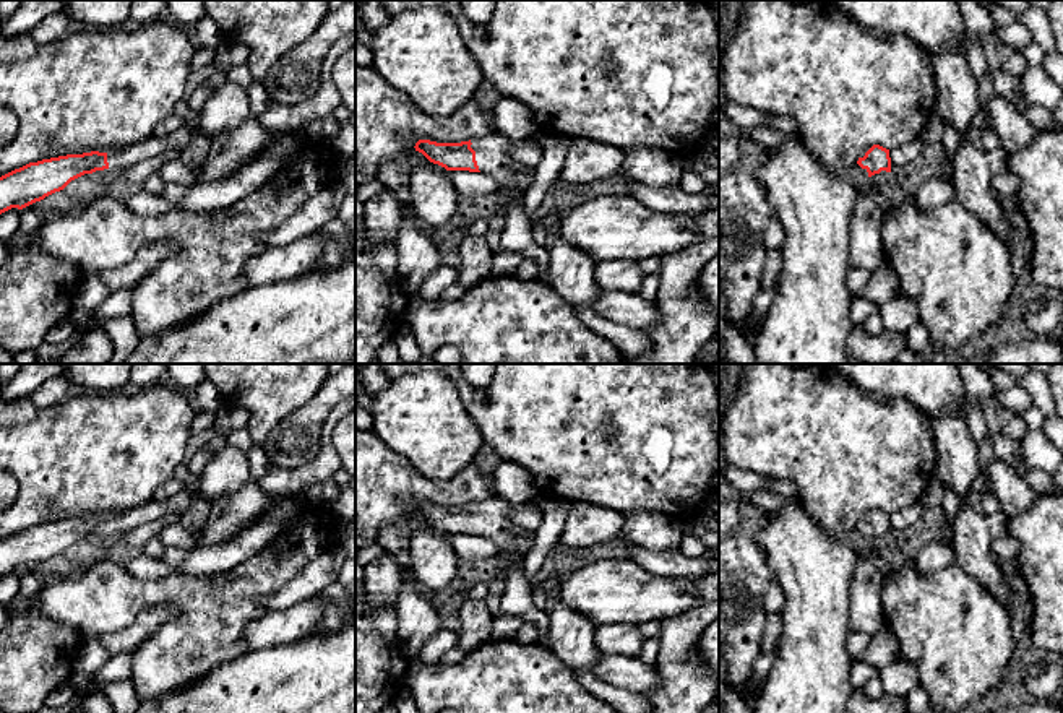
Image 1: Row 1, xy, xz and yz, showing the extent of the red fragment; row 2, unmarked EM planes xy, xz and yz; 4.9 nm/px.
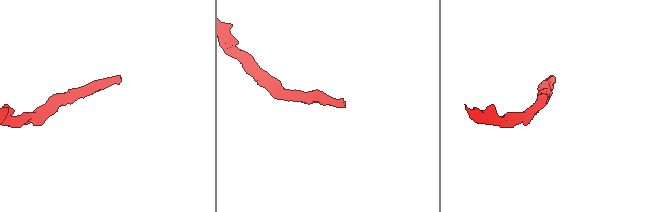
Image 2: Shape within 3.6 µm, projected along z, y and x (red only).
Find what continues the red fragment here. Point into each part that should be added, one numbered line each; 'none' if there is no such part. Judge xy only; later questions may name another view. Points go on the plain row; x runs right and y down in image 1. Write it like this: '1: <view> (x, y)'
1: xy (119, 523)

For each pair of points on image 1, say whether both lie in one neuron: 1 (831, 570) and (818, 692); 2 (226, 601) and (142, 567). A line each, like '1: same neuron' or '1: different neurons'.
1: same neuron
2: different neurons

